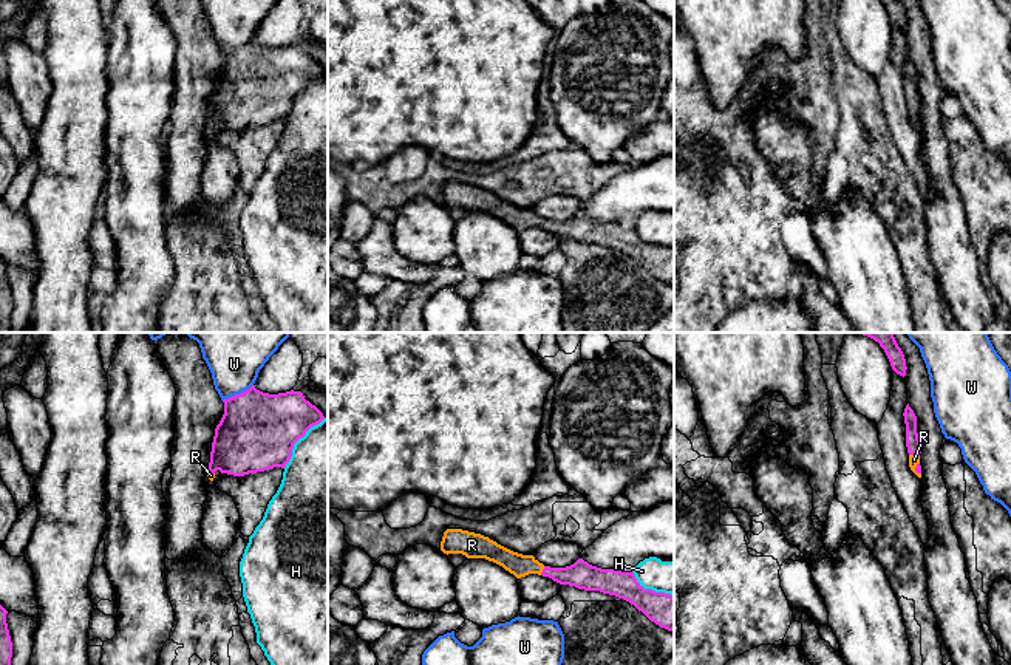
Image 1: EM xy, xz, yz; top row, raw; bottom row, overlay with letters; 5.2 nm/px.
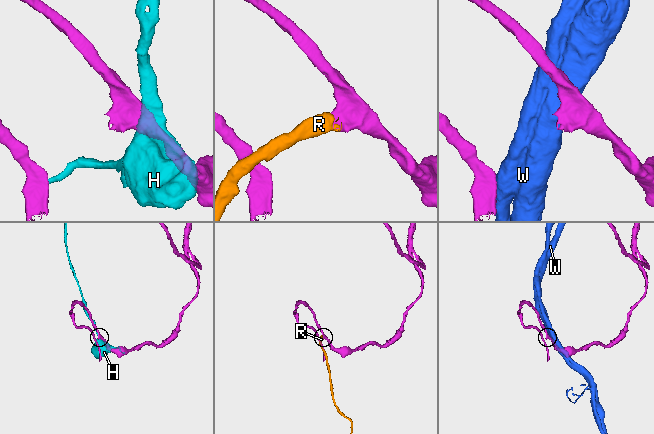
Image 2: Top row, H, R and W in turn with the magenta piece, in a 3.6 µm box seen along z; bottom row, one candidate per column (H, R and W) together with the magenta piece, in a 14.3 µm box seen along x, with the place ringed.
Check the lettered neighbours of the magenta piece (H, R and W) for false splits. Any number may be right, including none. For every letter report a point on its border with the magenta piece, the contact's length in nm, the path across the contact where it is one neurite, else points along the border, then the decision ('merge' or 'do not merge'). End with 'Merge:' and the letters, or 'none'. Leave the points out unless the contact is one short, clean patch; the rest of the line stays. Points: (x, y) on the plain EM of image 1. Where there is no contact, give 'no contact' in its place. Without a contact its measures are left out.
H: xy (297, 93) | 340 nm | do not merge
R: yz (914, 107) | 60 nm | merge
W: xy (237, 48) | 180 nm | along xy (252, 37), (223, 54) | do not merge
Merge: R

